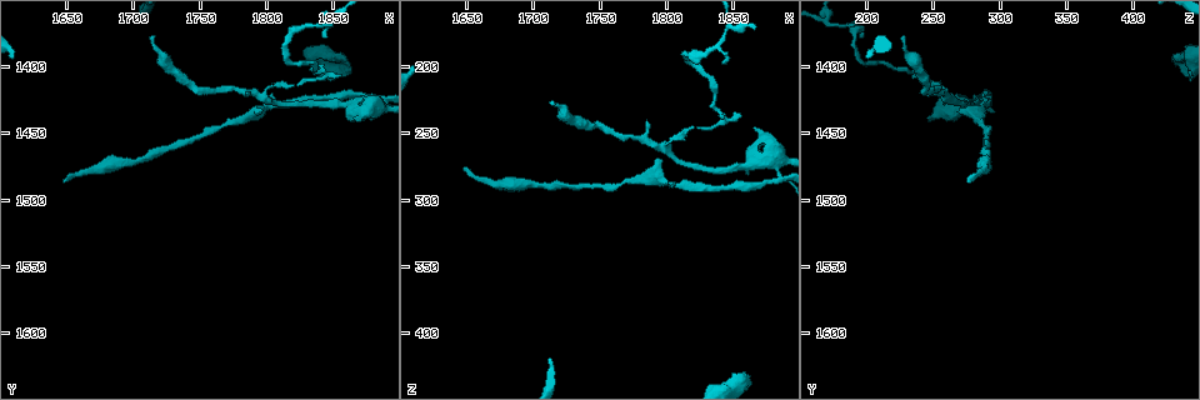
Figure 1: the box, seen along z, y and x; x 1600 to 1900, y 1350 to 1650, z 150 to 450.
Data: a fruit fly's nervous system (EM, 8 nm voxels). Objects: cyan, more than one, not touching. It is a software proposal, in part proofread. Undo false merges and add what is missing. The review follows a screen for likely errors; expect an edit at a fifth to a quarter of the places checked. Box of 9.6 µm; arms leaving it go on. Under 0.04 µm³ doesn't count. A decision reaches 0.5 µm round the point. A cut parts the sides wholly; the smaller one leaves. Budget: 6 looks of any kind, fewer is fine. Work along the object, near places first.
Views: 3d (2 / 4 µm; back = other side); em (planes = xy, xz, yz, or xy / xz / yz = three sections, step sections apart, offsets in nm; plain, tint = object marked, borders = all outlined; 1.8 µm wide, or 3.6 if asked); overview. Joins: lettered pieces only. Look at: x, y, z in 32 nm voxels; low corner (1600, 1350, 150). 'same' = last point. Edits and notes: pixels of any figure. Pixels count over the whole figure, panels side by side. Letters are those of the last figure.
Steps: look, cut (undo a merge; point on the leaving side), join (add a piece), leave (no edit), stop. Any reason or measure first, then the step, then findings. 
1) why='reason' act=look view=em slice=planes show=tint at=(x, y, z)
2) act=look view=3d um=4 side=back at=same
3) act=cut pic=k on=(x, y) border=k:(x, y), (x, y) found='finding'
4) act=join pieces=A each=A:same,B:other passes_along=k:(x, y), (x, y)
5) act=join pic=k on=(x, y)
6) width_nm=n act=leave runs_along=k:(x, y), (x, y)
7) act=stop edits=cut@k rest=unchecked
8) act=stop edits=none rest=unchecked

why='end of a long branch' act=look view=3d um=2 side=back at=(1648, 1488, 278)

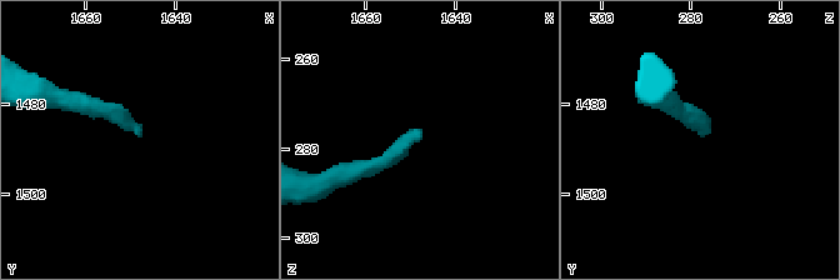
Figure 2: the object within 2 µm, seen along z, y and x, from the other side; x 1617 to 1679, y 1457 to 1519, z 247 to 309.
why='shape alone is not enough' act=look view=em slice=planes show=borders at=(1649, 1487, 277)

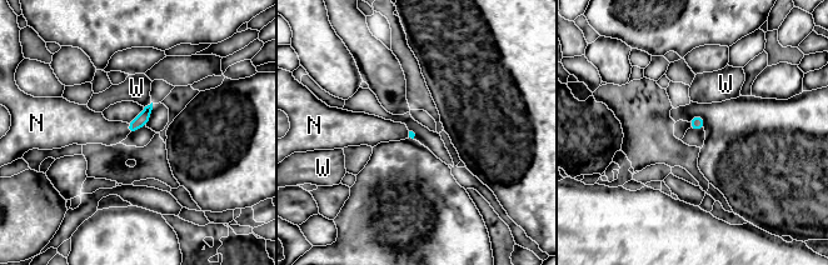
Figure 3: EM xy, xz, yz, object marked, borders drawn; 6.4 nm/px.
act=join pieces=N each=N:same,W:other passes_along=3:(144, 116), (128, 129), (89, 126) found='it goes on there'

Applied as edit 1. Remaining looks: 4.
why='see it whole again' act=look view=overview

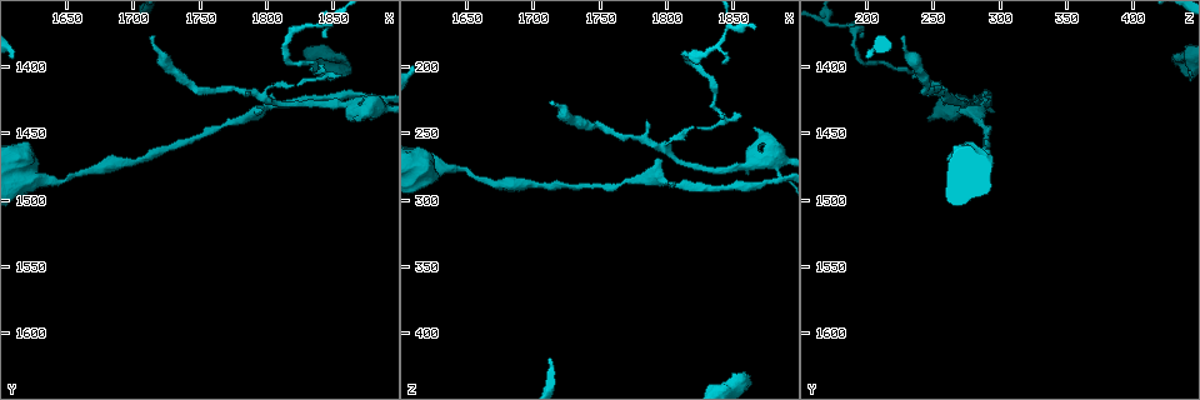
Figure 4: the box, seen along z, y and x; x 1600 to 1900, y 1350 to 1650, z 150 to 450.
why='thin neck' act=look view=3d um=4 at=(1804, 1430, 288)

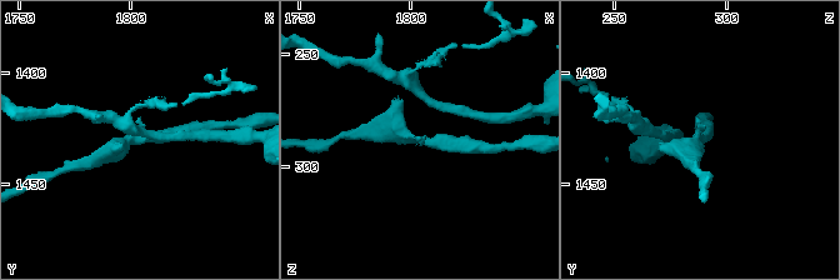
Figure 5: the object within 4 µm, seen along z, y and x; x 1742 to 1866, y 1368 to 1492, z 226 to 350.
arm_widths_nm=220,220 act=look view=em slice=planes show=tint at=(1805, 1430, 288)

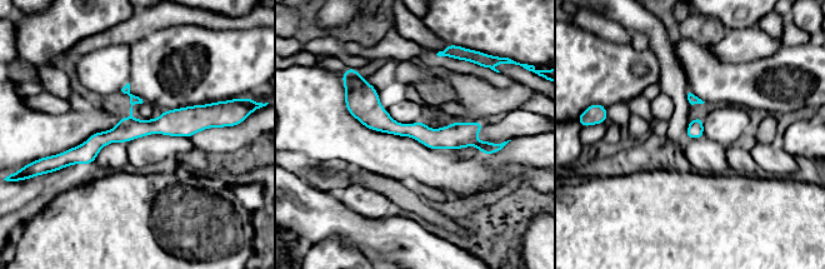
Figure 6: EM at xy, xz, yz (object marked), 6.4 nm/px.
act=look view=em slice=planes show=borders at=same

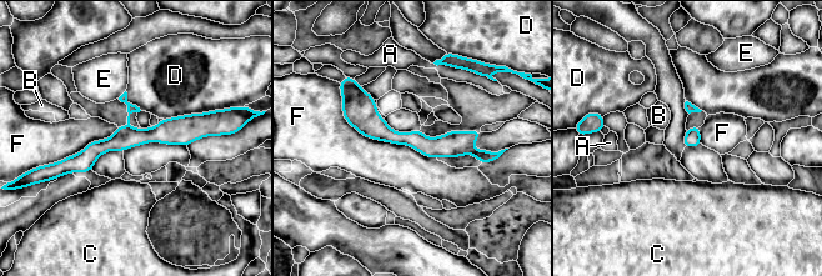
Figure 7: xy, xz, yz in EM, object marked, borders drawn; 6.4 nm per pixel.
width_nm=110 act=leave each=A:other,B:other,C:other,D:other,E:other,F:other runs_along=7:(206, 126), (128, 136), (63, 166) found='continuous, no second cell'

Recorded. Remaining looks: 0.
act=stop edits=join@3 rest=unchecked

